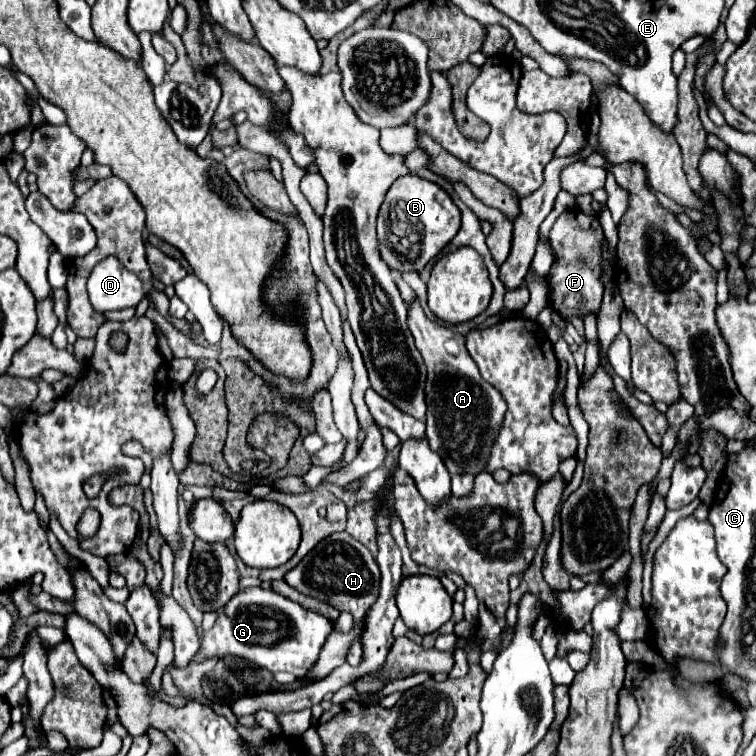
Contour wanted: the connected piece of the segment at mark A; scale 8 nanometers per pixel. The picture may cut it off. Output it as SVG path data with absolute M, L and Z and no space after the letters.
M420 302L408 306L408 330L426 364L426 438L430 448L438 452L450 474L480 474L486 468L490 446L498 434L506 412L506 402L486 380L482 380L476 364L464 346L464 336L430 320Z

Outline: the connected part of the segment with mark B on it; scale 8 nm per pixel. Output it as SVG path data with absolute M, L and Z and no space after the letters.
M408 174L386 194L386 200L378 214L378 240L380 254L392 270L420 272L428 260L432 260L460 230L460 210L452 202L446 190L438 184L424 180L416 174Z

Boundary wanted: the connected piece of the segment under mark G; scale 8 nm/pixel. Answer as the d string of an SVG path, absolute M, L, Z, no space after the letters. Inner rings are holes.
M248 588L244 592L238 592L224 610L220 610L220 616L212 630L204 632L202 638L202 650L194 656L194 660L210 658L210 656L226 656L236 654L244 660L256 662L258 666L270 670L270 672L292 672L298 678L304 678L312 664L320 656L320 648L324 646L326 638L334 630L334 624L312 612L302 608L300 604L264 588ZM276 628L286 628L288 632L276 632Z

